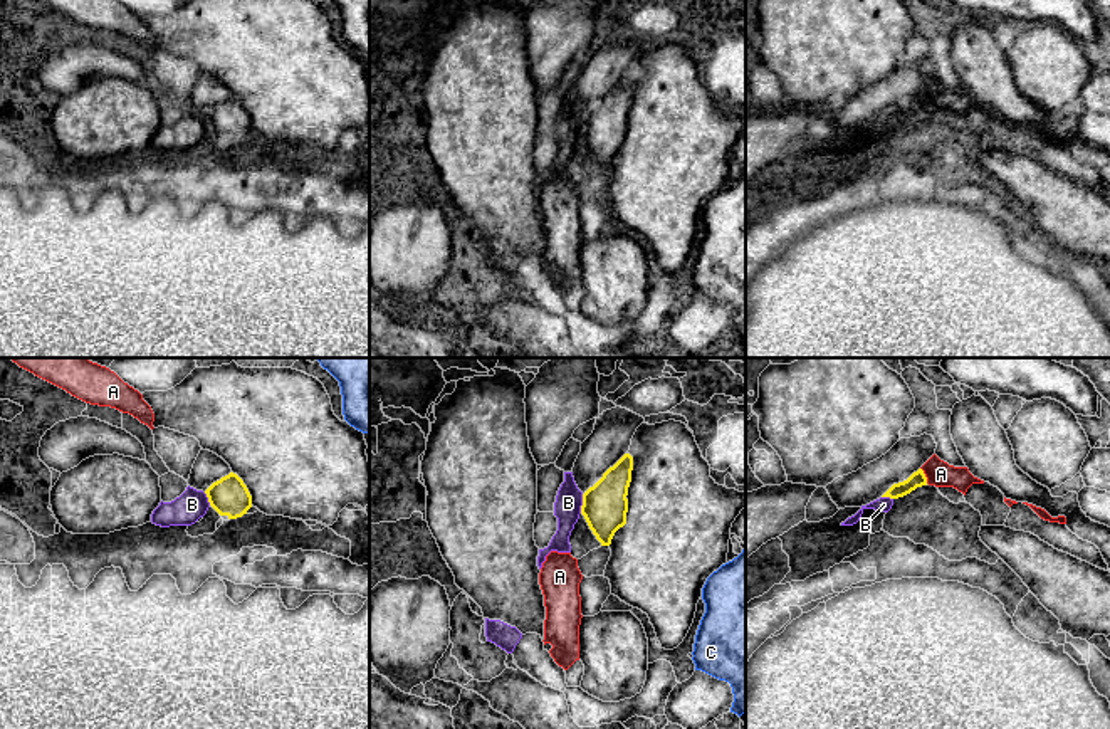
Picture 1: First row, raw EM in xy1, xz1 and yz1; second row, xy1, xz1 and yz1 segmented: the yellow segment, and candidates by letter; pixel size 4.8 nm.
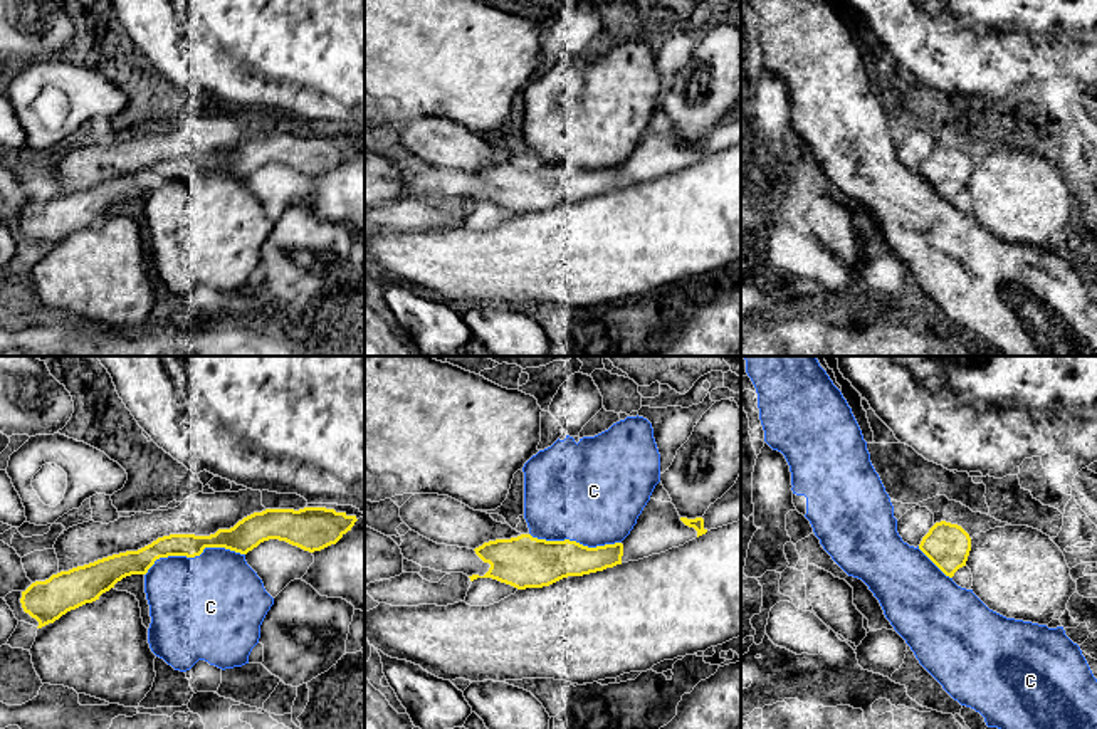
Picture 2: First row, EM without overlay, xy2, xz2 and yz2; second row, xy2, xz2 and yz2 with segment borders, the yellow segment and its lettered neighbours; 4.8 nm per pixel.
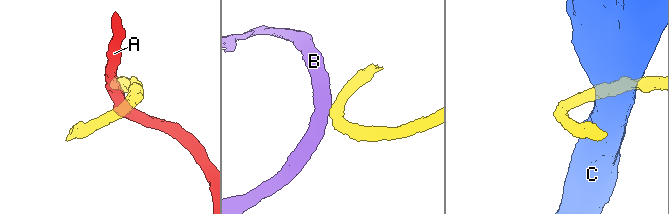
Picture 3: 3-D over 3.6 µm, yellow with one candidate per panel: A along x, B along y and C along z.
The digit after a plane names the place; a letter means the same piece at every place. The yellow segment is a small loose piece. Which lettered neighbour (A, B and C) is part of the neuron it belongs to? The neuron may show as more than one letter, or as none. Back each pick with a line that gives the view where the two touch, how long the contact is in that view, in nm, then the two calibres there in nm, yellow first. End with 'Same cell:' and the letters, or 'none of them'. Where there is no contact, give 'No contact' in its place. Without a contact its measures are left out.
Same cell: none of them

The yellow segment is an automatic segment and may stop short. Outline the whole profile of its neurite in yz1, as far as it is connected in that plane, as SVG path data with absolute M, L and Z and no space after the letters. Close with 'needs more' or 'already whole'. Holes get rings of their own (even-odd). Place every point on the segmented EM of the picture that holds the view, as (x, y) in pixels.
M932 435L900 438L885 455L856 472L835 479L825 489L838 509L861 507L880 497L898 499L927 485L920 469L934 454Z; needs more

